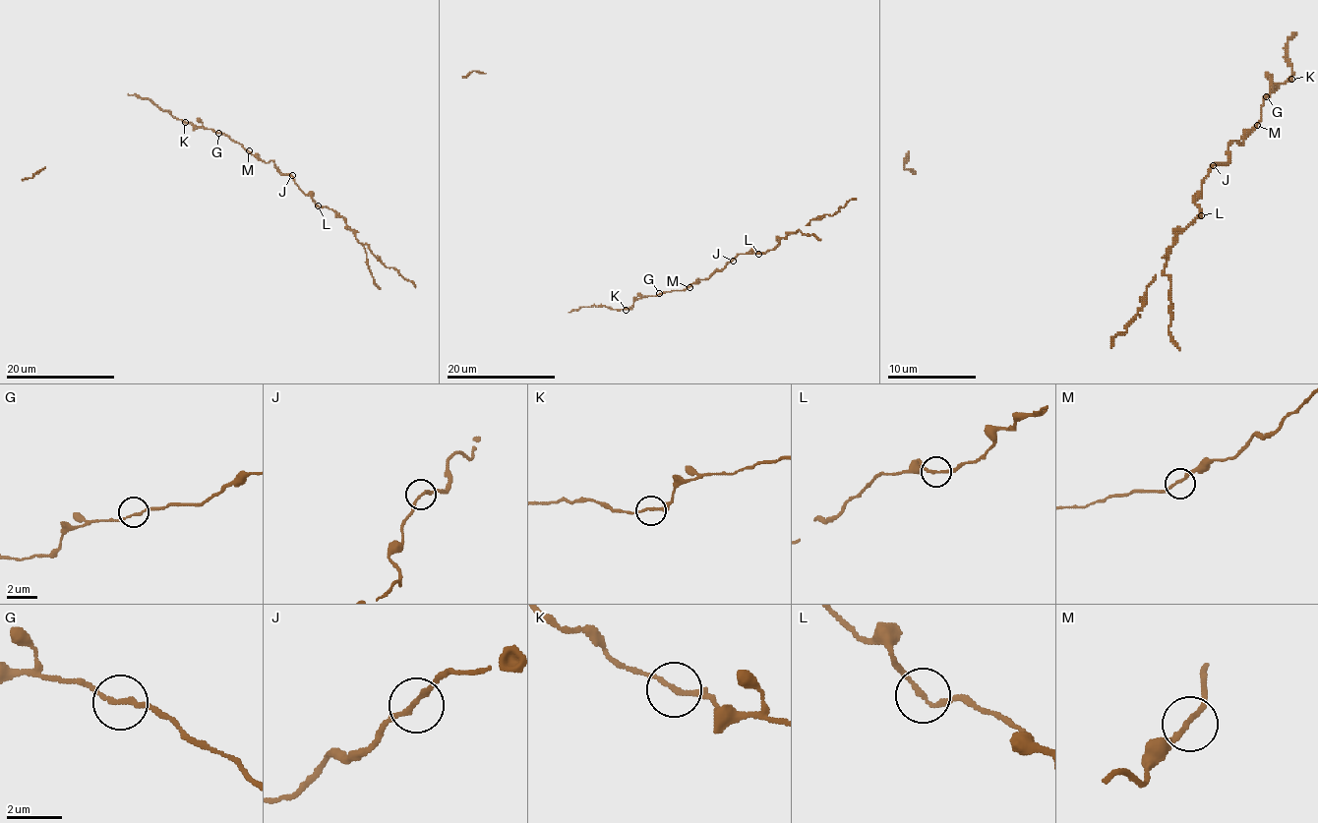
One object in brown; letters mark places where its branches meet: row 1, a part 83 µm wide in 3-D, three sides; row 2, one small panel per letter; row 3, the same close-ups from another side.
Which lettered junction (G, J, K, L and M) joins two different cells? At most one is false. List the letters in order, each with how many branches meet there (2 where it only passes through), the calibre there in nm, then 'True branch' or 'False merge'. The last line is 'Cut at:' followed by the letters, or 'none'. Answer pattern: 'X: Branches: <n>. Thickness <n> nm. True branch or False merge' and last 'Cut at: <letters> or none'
G: Branches: 2. Thickness 170 nm. True branch
J: Branches: 2. Thickness 170 nm. True branch
K: Branches: 2. Thickness 180 nm. True branch
L: Branches: 2. Thickness 170 nm. True branch
M: Branches: 2. Thickness 180 nm. True branch
Cut at: none

